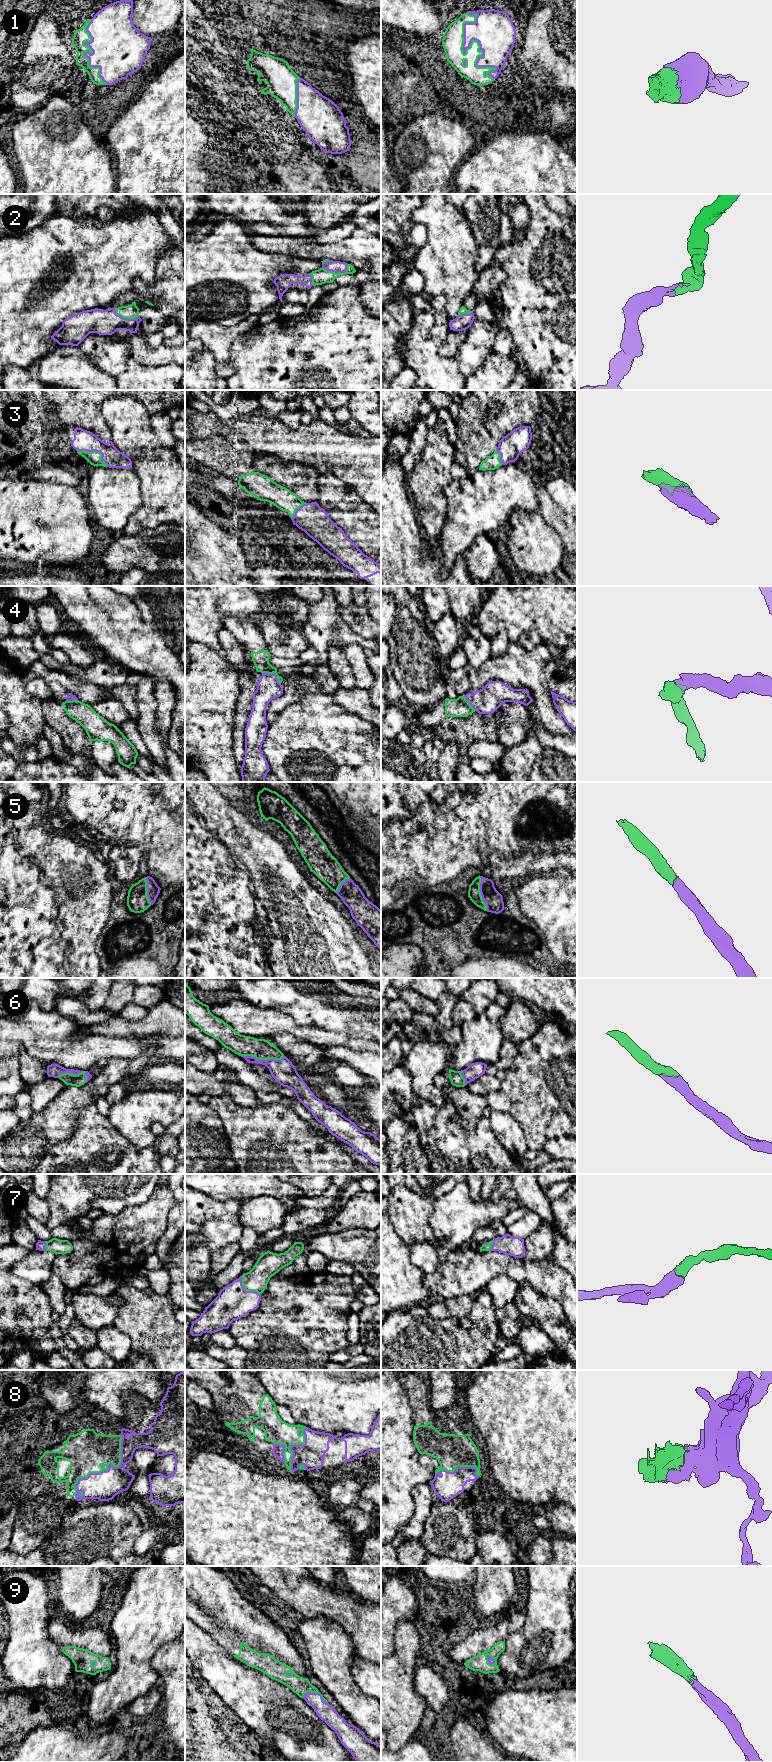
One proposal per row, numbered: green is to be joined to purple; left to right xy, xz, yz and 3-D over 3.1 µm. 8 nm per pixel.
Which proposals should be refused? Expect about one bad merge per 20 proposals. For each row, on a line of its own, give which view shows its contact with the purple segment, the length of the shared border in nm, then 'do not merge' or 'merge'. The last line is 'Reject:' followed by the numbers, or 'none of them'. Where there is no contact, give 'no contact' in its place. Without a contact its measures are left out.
1: meets purple in yz; contact 600 nm long; merge
2: meets purple in xz; contact 220 nm long; merge
3: meets purple in xy; contact 280 nm long; merge
4: meets purple in xz; contact 180 nm long; merge
5: meets purple in yz; contact 280 nm long; merge
6: meets purple in xz; contact 340 nm long; merge
7: meets purple in xz; contact 220 nm long; merge
8: meets purple in xy; contact 600 nm long; merge
9: meets purple in xz; contact 220 nm long; merge
Reject: none of them

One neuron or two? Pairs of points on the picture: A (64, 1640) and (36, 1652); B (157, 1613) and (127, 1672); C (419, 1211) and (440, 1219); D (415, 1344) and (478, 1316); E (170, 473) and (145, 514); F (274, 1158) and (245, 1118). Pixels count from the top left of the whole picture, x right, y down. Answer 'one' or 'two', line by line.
A: two
B: one
C: two
D: one
E: one
F: one

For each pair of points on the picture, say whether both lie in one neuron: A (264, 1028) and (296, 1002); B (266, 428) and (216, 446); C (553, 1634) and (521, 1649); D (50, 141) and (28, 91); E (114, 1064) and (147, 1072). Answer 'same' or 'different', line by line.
A: different
B: different
C: same
D: different
E: different

